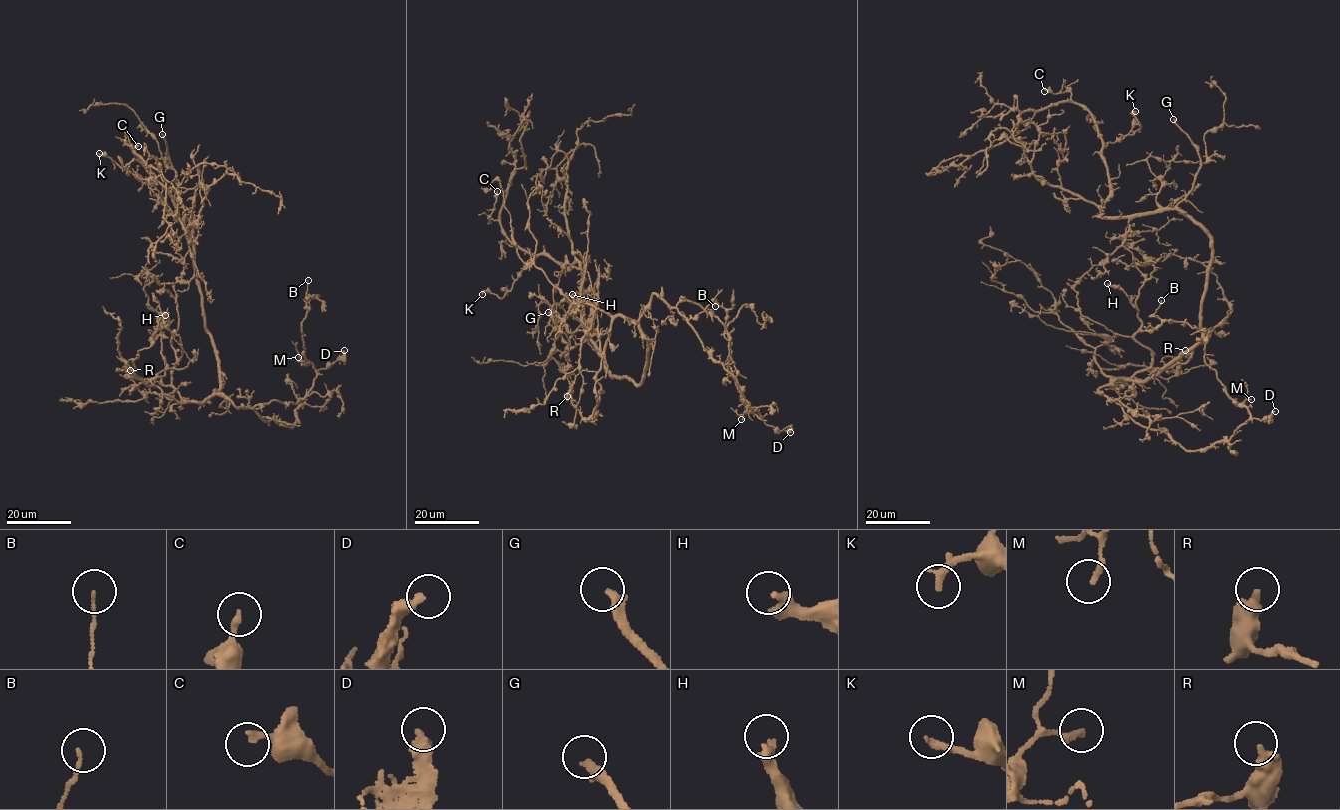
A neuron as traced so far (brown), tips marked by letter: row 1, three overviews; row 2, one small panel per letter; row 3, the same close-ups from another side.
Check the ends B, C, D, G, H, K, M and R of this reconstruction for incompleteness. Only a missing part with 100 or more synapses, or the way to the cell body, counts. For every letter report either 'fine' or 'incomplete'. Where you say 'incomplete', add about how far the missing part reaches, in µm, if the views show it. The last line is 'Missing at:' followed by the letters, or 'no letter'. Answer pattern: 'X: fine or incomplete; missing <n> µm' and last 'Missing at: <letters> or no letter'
B: fine
C: fine
D: fine
G: incomplete; missing 80 µm
H: fine
K: fine
M: fine
R: fine
Missing at: G

